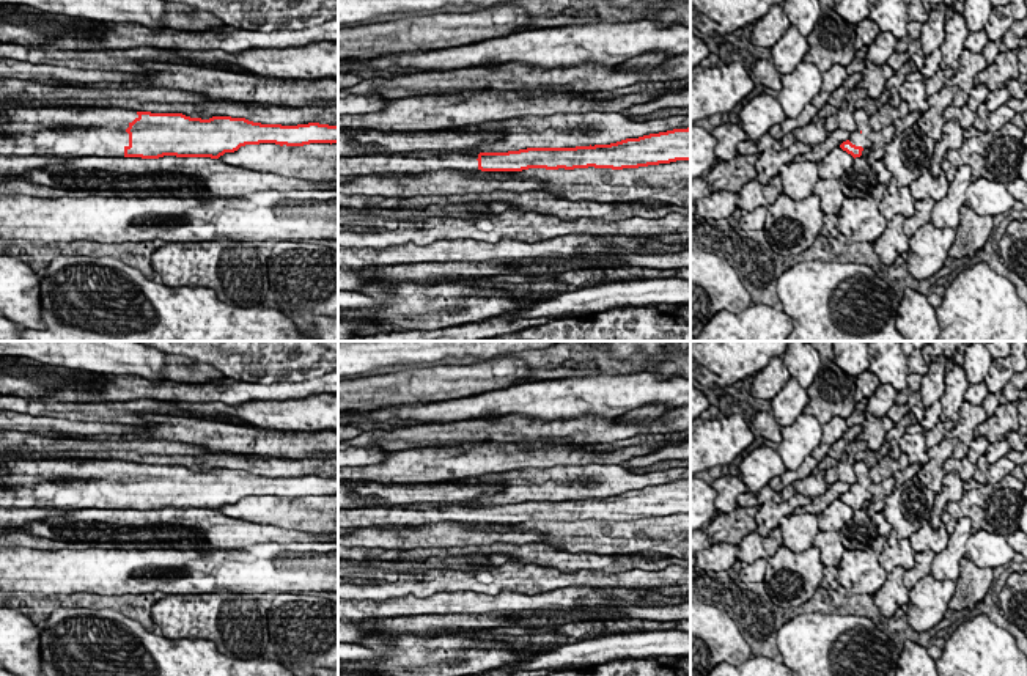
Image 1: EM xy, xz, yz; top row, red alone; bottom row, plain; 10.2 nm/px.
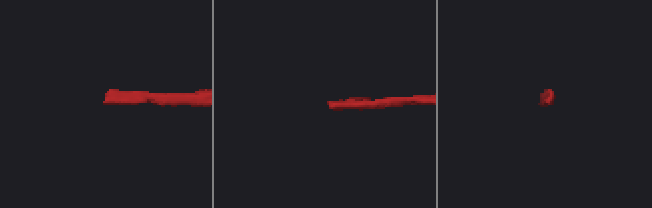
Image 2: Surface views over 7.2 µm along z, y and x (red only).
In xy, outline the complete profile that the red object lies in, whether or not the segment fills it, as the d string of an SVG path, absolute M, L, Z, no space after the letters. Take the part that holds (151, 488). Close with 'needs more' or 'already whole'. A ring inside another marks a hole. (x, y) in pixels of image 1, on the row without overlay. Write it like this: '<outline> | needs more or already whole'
M0 457L0 468L9 473L0 478L2 508L58 508L58 509L211 509L234 505L245 497L275 495L304 498L310 495L338 495L338 478L308 475L297 478L261 476L245 470L190 470L182 465L134 464L113 459L44 459Z | needs more

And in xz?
M690 479L626 490L610 497L527 500L508 505L407 503L338 509L338 528L420 527L442 522L522 524L528 520L639 520L690 513Z | needs more

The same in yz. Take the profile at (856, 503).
M856 461L852 467L854 467L857 481L851 484L849 490L843 494L840 500L856 511L862 508L863 501L871 500L871 494L868 487L873 481L870 478L870 468L865 465L865 462Z | needs more

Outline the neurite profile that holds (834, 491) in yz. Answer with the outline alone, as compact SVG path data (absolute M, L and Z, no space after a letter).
M835 481L832 484L827 484L827 490L816 497L812 498L808 505L805 505L805 511L810 514L818 516L823 513L834 500L840 498L843 494L849 490L851 484L843 483L843 481Z

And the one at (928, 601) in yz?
M931 574L922 577L909 591L907 624L917 632L936 627L945 618L955 590L953 580L939 582Z

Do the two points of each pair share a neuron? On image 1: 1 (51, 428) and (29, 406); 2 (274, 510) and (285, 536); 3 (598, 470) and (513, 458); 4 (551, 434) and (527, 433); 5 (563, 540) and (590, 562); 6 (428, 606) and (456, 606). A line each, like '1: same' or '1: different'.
1: different
2: different
3: different
4: same
5: different
6: same

